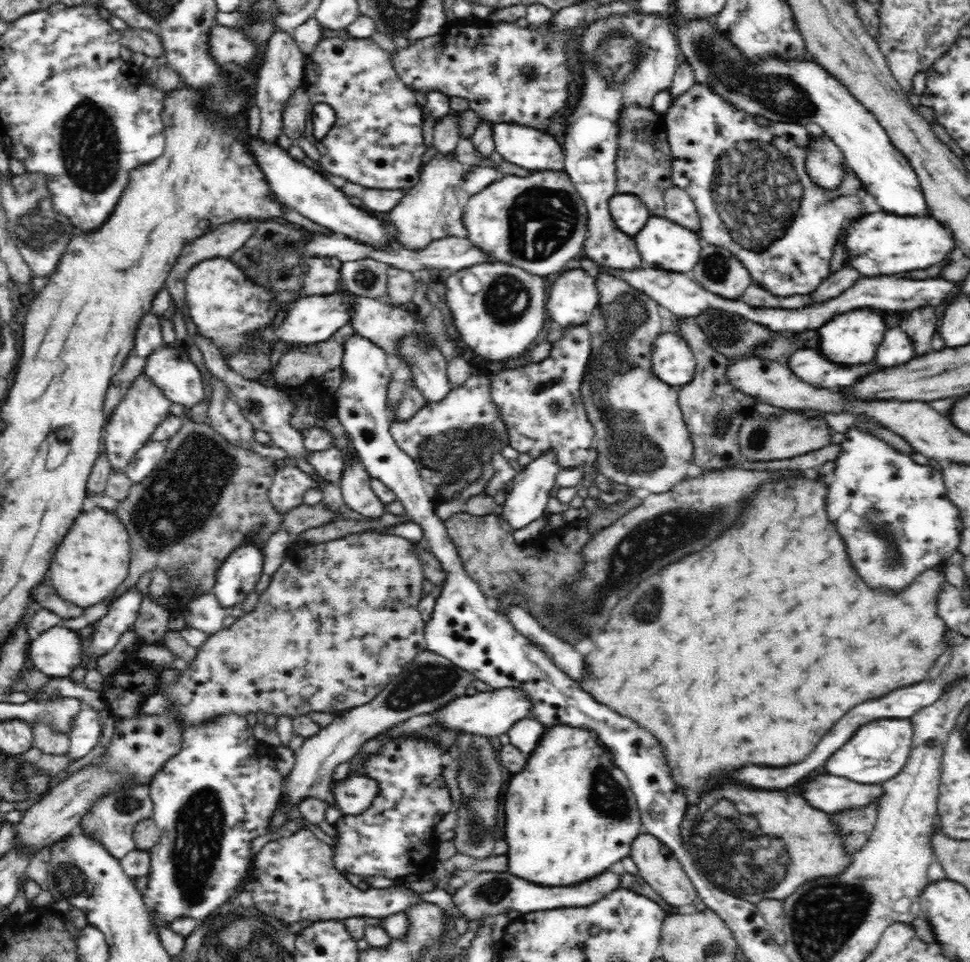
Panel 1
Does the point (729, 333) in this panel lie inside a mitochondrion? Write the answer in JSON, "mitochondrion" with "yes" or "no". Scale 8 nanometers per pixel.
{"mitochondrion":"yes"}

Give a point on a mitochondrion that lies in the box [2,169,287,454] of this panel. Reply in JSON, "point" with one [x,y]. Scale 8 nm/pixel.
{"point":[38,230]}

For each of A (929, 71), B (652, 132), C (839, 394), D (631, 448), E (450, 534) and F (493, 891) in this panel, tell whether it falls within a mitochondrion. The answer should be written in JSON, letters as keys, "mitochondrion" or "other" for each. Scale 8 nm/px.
{"A":"other","B":"mitochondrion","C":"other","D":"mitochondrion","E":"other","F":"mitochondrion"}

